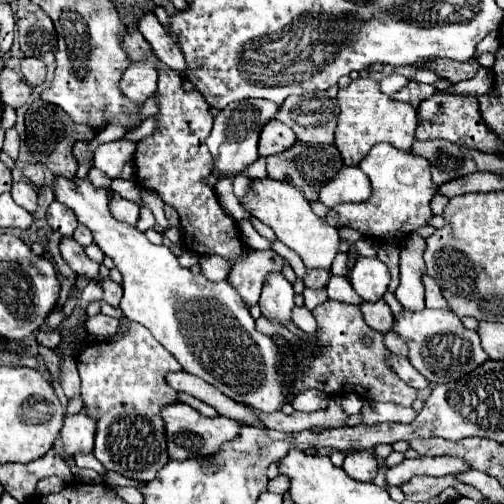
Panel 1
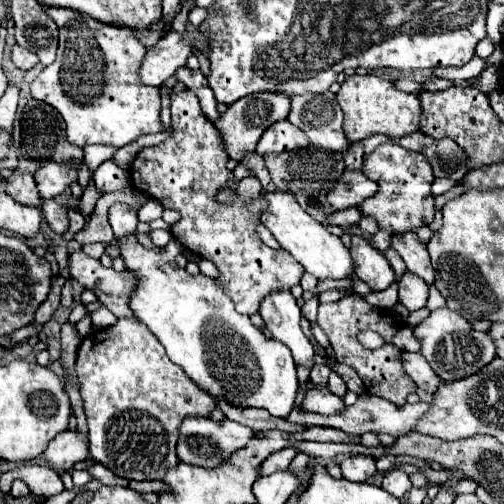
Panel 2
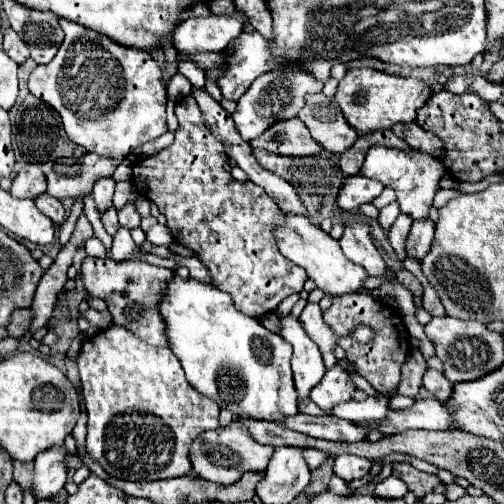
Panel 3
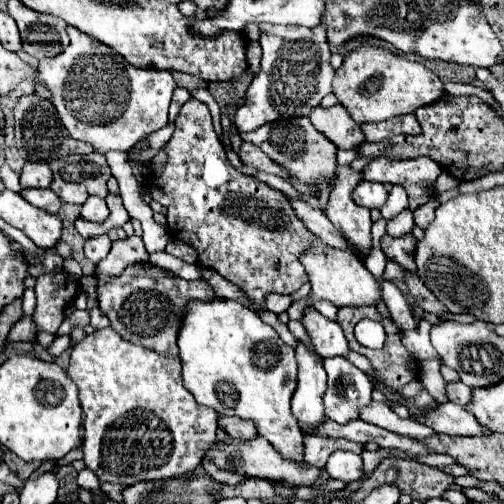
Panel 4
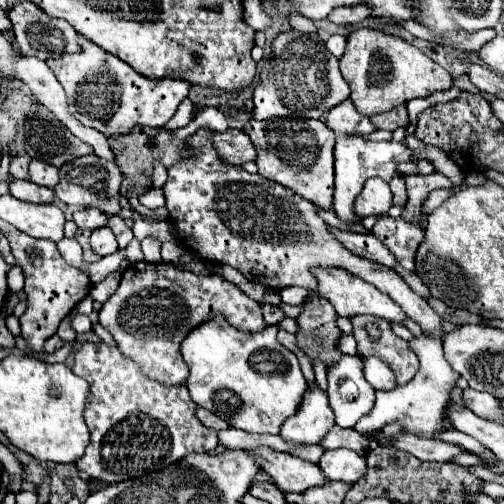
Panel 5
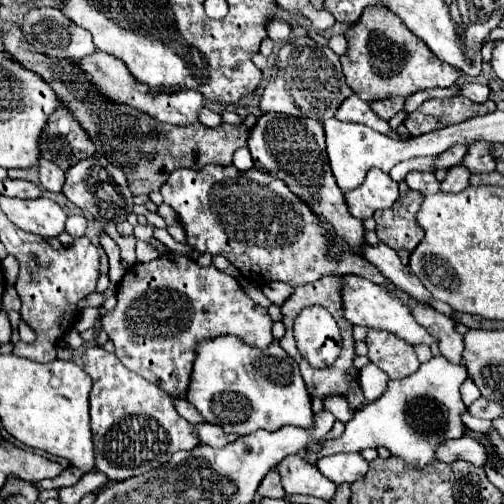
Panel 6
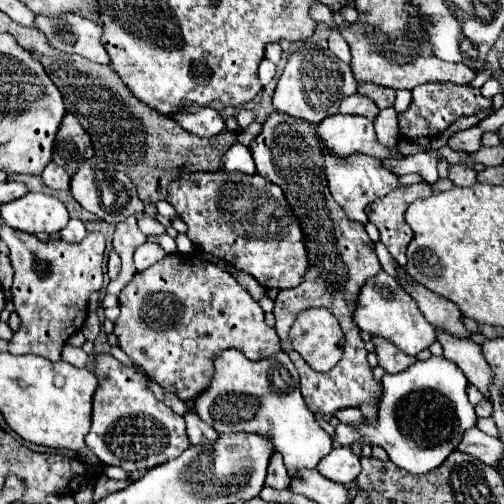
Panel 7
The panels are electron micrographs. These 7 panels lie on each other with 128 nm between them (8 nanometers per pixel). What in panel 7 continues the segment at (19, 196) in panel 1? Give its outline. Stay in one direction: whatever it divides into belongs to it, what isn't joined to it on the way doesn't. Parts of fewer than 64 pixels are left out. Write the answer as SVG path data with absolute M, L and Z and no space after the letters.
M50 162L44 172L42 172L42 178L44 178L44 184L54 188L54 190L68 190L70 188L70 176L64 168L60 168L58 164Z

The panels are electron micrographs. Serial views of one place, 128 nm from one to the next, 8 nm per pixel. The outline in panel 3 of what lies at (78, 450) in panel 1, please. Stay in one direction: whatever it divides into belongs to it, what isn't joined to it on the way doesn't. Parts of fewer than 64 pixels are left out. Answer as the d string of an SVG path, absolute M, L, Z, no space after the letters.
M62 446L62 448L50 448L48 452L36 456L34 480L32 480L32 490L36 500L48 500L64 488L66 466L62 460L66 454L68 450Z

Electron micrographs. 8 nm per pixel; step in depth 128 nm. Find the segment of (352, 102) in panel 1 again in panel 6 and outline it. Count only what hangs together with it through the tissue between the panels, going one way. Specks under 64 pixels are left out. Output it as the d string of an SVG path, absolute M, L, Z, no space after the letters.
M374 4L364 8L356 26L346 30L348 50L340 58L348 86L366 102L382 100L388 96L410 96L426 88L448 88L460 78L460 70L440 62L432 50L412 34L404 22L386 6Z

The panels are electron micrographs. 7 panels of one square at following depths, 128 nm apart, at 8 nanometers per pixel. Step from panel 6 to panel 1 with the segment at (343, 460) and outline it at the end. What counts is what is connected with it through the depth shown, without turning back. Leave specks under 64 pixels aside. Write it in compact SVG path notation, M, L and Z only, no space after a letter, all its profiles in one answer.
M362 450L362 452L348 454L342 468L350 478L354 478L358 482L372 482L376 476L376 470L378 470L378 462L376 462L374 454Z

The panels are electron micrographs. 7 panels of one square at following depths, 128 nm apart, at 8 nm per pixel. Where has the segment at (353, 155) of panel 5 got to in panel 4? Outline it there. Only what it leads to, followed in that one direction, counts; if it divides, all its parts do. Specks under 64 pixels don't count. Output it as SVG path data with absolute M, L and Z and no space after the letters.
M350 164L342 166L338 172L338 178L332 186L328 204L326 204L326 216L330 222L344 234L344 238L362 254L368 252L372 244L370 236L370 210L360 208L354 204L352 194L356 186L362 182L362 172L354 170Z

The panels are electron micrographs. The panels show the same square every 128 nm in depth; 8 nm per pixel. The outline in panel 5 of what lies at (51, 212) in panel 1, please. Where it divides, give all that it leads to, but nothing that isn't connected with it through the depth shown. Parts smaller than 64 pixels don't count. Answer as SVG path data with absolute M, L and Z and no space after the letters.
M10 180L8 192L18 200L36 202L36 204L48 204L48 202L52 202L52 196L54 196L54 192L50 188L38 186L30 180Z

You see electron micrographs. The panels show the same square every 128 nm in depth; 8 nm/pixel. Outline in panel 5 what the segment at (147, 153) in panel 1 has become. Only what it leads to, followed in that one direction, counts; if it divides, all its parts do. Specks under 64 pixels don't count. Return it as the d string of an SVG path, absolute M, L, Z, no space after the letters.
M200 128L190 136L196 154L168 168L168 180L162 188L170 212L170 224L176 228L178 242L184 248L196 250L204 260L228 264L240 270L250 282L274 290L302 286L308 292L314 292L318 280L312 276L312 268L344 268L388 294L408 318L420 324L424 334L436 338L446 334L442 328L444 320L424 298L412 292L394 270L348 252L348 248L332 236L314 204L290 188L266 180L260 174L248 174L240 166L224 164L212 148L208 132L210 130Z

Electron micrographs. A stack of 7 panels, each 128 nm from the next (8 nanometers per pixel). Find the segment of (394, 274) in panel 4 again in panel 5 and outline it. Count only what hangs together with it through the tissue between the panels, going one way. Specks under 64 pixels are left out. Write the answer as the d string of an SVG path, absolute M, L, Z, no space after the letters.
M400 266L400 270L396 270L406 282L408 282L408 286L416 292L416 294L420 294L424 300L428 300L430 298L430 292L428 292L428 288L422 284L422 280L414 274L414 272L408 272L408 270L404 270L402 266Z

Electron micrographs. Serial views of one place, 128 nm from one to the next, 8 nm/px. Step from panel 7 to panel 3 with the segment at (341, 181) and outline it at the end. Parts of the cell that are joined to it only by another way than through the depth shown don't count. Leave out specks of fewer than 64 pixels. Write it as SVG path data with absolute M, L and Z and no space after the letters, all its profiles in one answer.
M348 176L344 188L338 194L338 204L342 210L358 210L362 204L372 202L382 194L384 186L376 180L364 176Z

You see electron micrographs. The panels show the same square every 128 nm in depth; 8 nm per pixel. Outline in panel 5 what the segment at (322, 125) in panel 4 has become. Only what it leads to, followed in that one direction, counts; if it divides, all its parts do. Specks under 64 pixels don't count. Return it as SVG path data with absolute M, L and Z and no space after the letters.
M350 98L328 112L326 126L332 128L336 134L372 134L376 130L370 118L356 112L356 106Z

